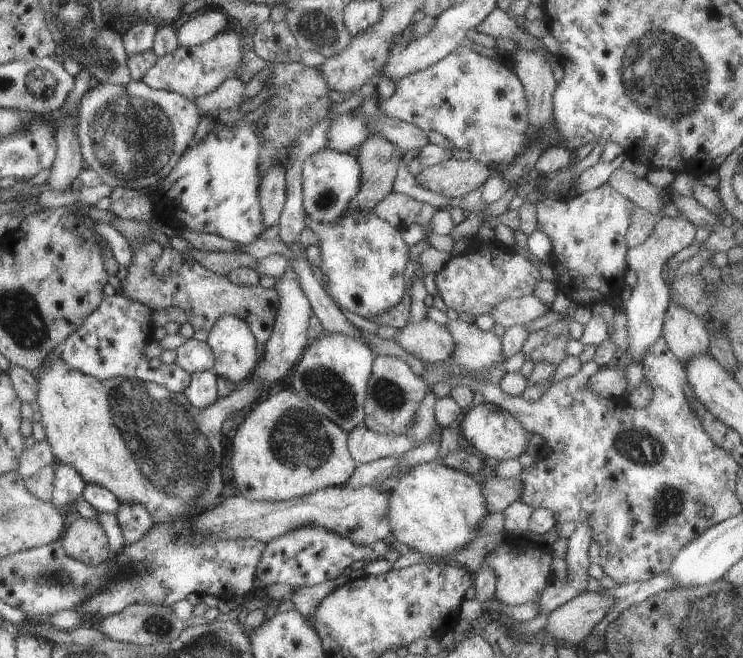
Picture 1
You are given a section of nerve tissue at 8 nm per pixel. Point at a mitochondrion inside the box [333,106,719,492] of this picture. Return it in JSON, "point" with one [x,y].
{"point":[643,447]}

